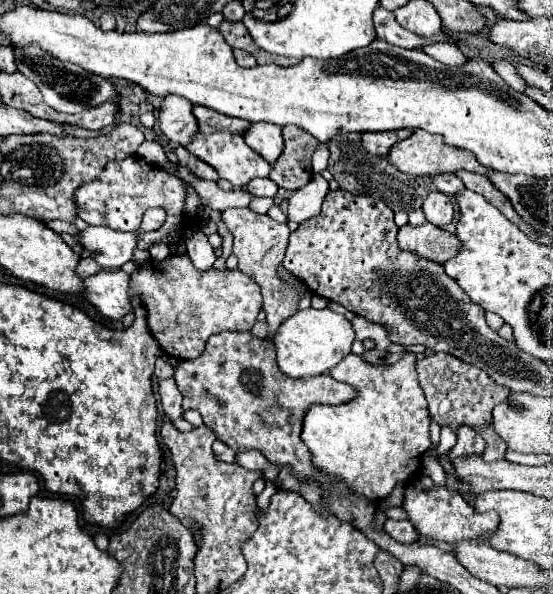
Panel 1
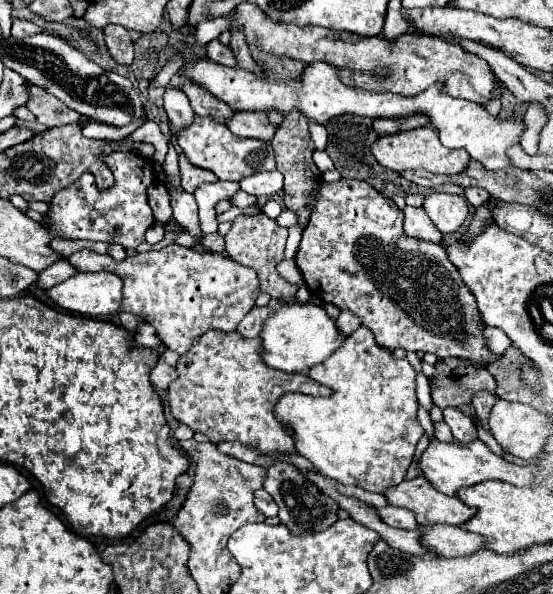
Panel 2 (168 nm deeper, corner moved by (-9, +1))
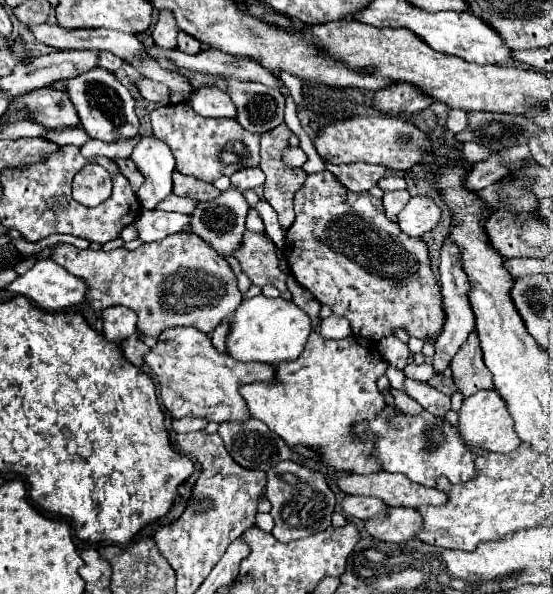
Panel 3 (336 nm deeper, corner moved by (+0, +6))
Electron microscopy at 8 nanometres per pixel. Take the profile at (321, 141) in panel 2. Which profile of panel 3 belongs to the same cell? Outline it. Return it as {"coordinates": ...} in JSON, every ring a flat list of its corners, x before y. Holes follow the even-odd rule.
{"coordinates":[[280,72,280,74,282,74,282,80,284,80,284,84,288,86,288,90,290,90,290,94,292,94,292,98,294,98,294,102,296,102,296,104,304,102,302,80,300,80,300,78,294,78,294,76,292,76,292,74,288,74,288,72]]}

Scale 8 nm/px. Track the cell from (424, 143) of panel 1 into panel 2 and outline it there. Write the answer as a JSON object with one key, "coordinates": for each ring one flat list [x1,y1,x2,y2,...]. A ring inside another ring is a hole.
{"coordinates":[[425,125,419,129,411,129,411,131,399,131,395,135,381,135,371,143,369,149,379,165,393,169,393,171,425,169,425,171,435,173,435,175,453,175,453,173,463,171,463,167,467,167,467,163,469,163,467,151,447,149,441,145,439,135,437,135,433,125]]}

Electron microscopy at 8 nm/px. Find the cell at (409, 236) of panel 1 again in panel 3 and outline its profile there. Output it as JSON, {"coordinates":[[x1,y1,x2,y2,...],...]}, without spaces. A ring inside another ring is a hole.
{"coordinates":[[396,190,396,192,386,192,386,196,382,198,384,202,384,210,386,216,396,222,398,214,402,212,402,206,406,206,406,202,410,200,410,192,408,190]]}

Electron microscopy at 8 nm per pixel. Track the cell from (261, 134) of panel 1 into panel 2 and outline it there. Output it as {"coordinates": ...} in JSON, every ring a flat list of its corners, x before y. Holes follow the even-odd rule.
{"coordinates":[[233,111,225,125,231,129,231,133,239,137,271,141,271,137,275,135,275,127,267,123,267,115,261,111]]}

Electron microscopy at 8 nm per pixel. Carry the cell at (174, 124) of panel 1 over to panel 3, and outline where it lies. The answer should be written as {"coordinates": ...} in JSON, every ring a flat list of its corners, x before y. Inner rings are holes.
{"coordinates":[[142,78,142,80,138,80,138,90,140,90,142,98,152,100,156,104,164,106,170,102,170,90,160,82,150,82,148,78]]}

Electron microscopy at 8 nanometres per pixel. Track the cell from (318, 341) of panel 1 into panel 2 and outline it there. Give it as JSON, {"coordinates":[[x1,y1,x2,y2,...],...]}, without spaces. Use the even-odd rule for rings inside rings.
{"coordinates":[[293,303,283,305,273,311,261,329,261,343,263,343,263,363,281,369,287,373,305,373,315,363,327,359,339,343,343,343,343,335,337,331,335,321,327,317,325,309,311,303]]}

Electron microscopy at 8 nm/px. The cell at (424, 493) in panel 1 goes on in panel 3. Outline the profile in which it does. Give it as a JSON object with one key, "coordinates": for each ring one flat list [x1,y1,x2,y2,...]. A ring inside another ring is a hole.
{"coordinates":[[376,472,376,474,348,474,338,478,336,482,342,492,346,494,362,494,374,496,384,500,388,506,444,506,448,496,438,488,424,488,404,474,390,474,390,472]]}

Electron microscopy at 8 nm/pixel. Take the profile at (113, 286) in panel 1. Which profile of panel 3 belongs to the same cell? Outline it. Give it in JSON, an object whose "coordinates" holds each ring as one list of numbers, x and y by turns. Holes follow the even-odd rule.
{"coordinates":[[50,258,38,260,26,274,18,276,6,290,20,294,44,310,64,310,86,302,86,280,74,278]]}

